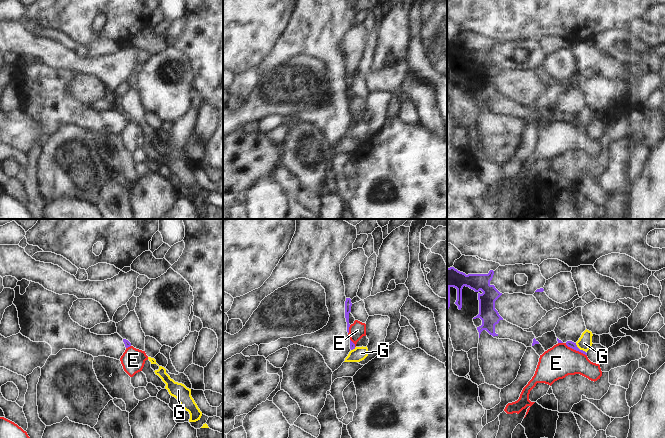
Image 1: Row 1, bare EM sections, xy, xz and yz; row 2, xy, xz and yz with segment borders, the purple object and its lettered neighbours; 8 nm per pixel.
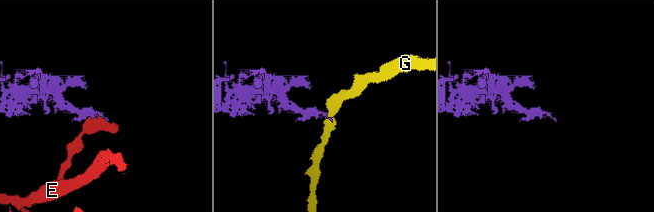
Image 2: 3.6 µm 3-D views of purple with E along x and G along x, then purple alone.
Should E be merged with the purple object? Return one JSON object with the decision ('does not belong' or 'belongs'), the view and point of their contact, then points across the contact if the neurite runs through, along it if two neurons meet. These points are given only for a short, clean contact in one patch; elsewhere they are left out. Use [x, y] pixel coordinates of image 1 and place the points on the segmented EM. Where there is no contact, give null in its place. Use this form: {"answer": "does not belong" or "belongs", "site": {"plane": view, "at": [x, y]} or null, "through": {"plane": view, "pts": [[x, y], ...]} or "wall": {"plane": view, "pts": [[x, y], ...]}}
{"answer": "does not belong", "site": {"plane": "yz", "at": [576, 350]}, "wall": {"plane": "yz", "pts": [[565, 343], [586, 355]]}}

